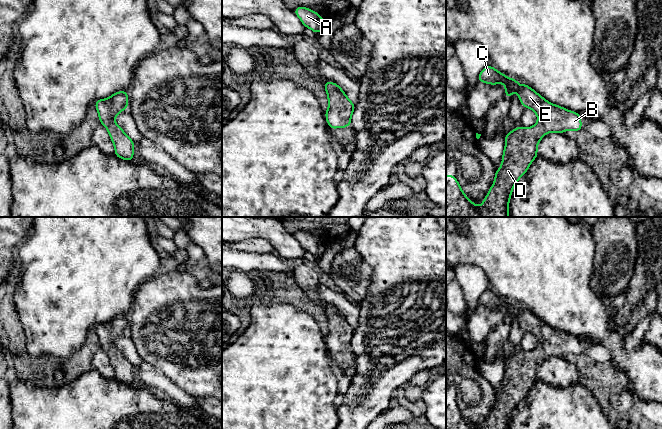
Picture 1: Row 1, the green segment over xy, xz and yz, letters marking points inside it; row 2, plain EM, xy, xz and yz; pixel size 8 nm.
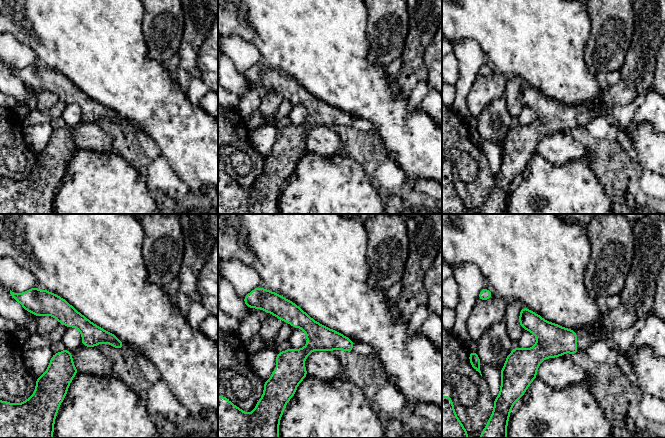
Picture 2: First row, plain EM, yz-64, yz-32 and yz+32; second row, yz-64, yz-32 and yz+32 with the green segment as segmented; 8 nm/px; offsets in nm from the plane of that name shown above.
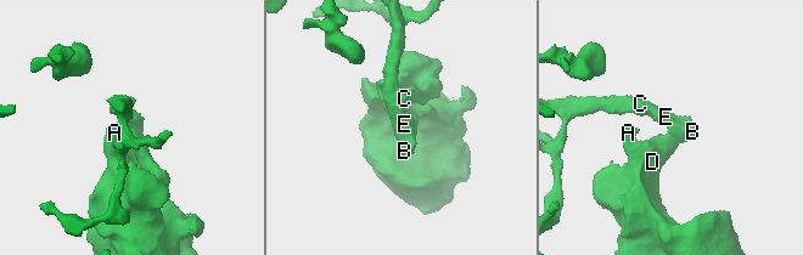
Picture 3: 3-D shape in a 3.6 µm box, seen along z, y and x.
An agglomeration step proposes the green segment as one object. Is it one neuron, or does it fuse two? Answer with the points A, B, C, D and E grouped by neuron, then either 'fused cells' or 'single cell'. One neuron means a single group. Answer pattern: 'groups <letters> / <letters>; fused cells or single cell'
groups A B C D E; single cell

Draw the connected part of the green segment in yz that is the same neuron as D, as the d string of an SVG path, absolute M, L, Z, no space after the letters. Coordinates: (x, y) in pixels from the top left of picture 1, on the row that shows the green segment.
M487 65L480 72L478 81L491 85L503 83L505 85L505 95L507 98L511 98L513 91L517 89L517 96L519 97L520 103L525 108L533 110L538 120L532 127L522 128L519 126L505 136L504 141L506 147L503 150L501 166L495 171L494 183L481 206L476 206L466 197L455 175L446 175L446 217L509 217L509 200L512 195L512 190L517 181L527 172L530 164L538 156L537 147L539 141L547 132L563 134L567 130L574 130L576 132L582 130L580 114L550 103L524 83L519 87L518 84L520 81L507 77L490 65Z

